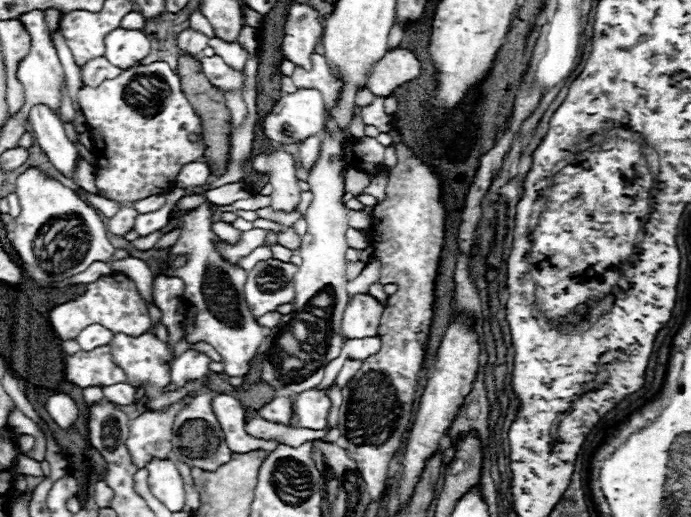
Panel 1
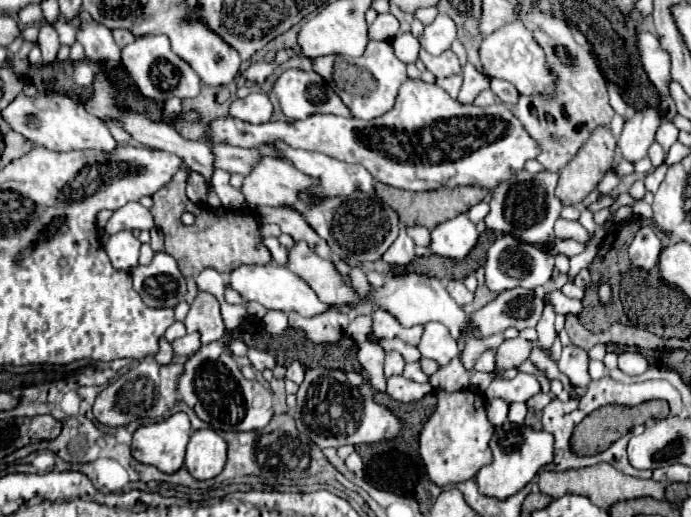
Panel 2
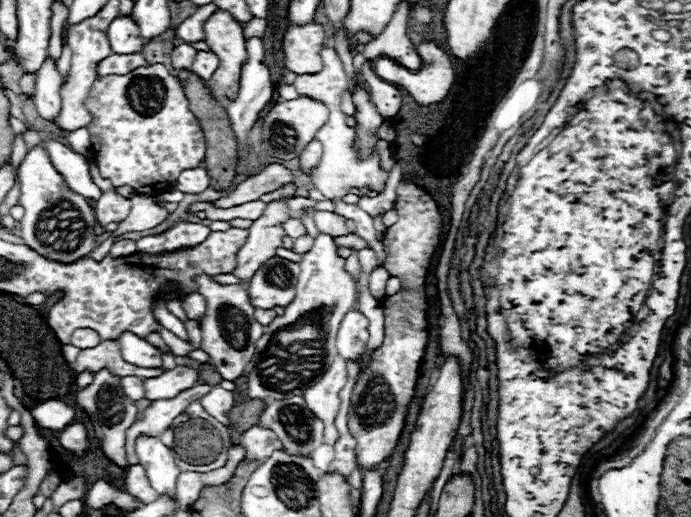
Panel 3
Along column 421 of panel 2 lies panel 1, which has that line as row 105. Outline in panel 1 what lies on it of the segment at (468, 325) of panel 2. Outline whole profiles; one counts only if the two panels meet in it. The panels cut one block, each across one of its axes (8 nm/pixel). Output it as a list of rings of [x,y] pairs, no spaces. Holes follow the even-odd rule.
[[[310,88],[296,90],[294,94],[284,94],[274,104],[270,114],[264,118],[262,126],[264,126],[264,136],[268,140],[276,142],[278,146],[304,142],[306,138],[318,134],[322,130],[322,126],[324,126],[324,98],[322,98],[322,94],[318,90],[310,90]]]

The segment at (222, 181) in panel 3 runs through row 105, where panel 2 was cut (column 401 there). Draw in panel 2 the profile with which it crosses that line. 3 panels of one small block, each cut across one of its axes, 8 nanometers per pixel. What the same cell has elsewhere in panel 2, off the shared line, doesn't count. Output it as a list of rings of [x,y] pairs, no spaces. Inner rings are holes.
[[[376,182],[376,194],[398,212],[400,220],[406,226],[420,224],[420,226],[426,226],[428,230],[458,216],[460,212],[468,212],[474,204],[482,202],[488,196],[486,188],[438,188],[434,192],[406,192],[400,188],[390,188],[388,184],[382,184],[382,182]]]

